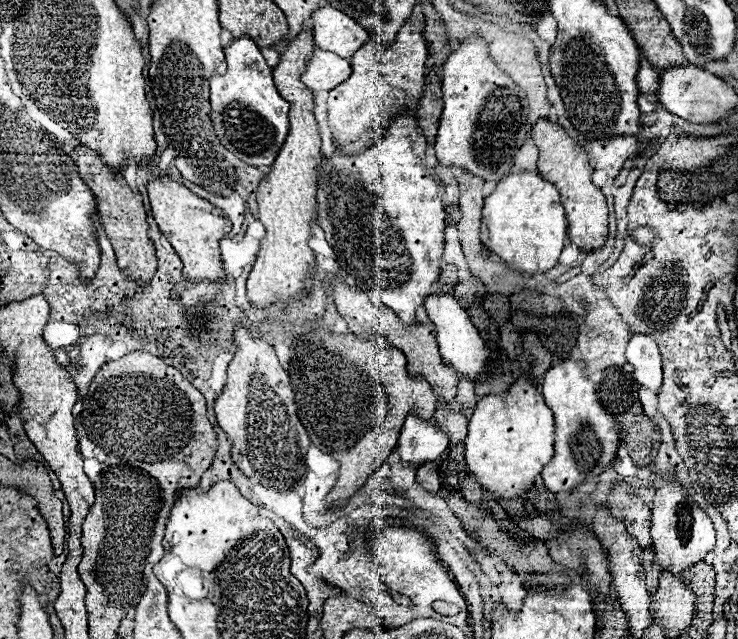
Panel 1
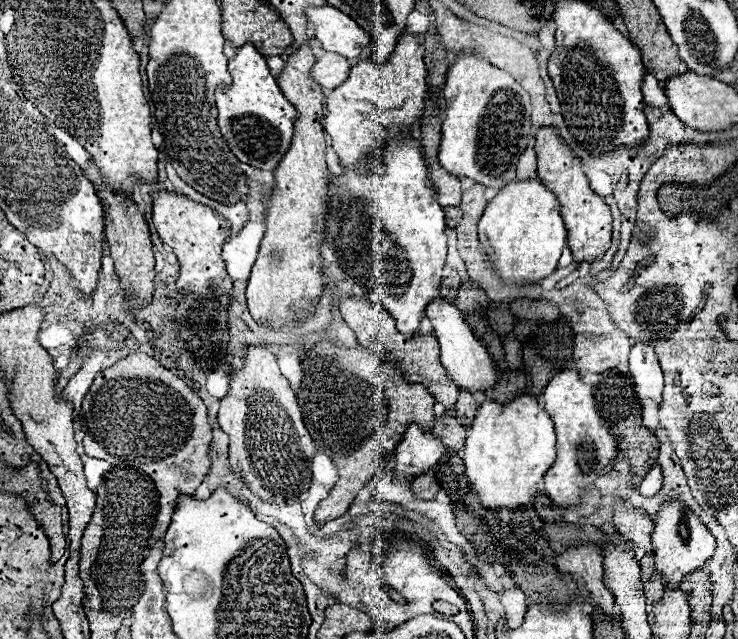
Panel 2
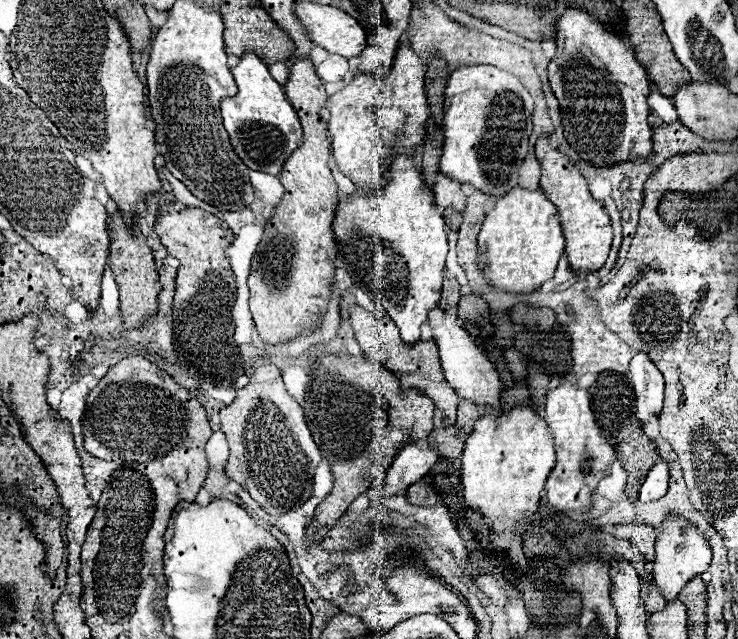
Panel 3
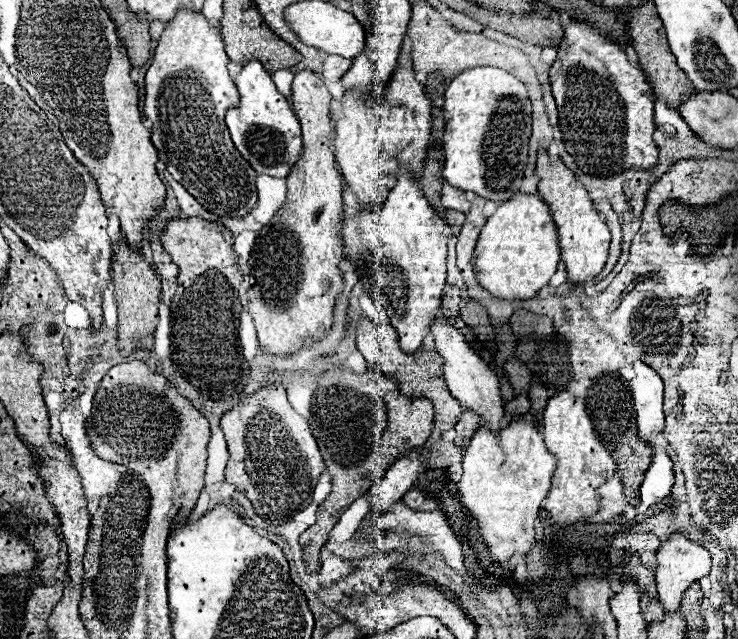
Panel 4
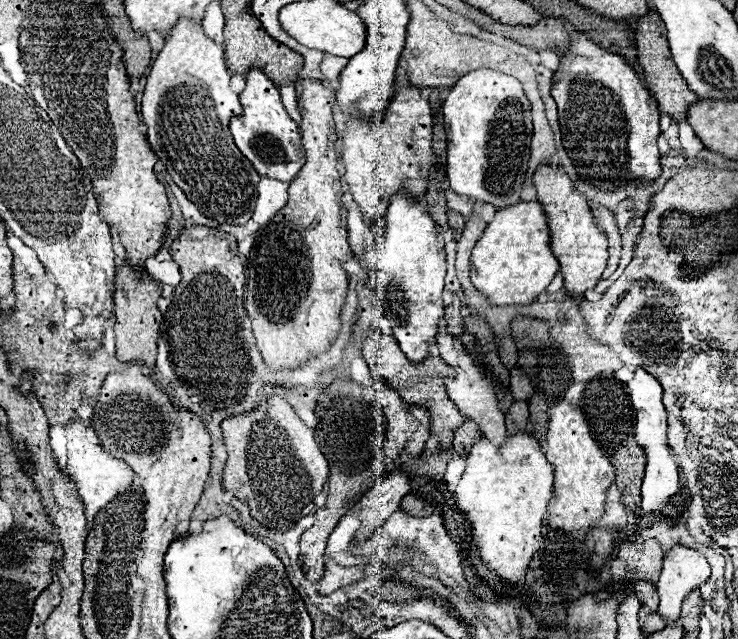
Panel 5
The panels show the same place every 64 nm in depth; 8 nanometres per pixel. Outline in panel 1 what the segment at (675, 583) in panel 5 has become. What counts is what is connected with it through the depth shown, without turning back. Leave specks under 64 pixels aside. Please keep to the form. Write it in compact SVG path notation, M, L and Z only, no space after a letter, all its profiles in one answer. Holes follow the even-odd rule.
M662 476L662 486L656 486L650 534L656 550L656 562L670 572L684 572L690 564L702 560L716 544L716 530L710 516L688 496L688 490L672 476Z

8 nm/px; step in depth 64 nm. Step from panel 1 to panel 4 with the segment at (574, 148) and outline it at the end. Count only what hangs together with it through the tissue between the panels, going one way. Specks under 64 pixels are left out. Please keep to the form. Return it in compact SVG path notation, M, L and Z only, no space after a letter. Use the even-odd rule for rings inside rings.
M540 150L536 170L540 174L538 194L550 204L554 222L558 226L558 236L562 246L560 258L562 262L566 262L568 280L572 284L586 284L592 278L596 278L606 264L608 246L610 246L610 228L604 222L602 214L598 214L598 210L594 208L580 178L560 158L552 160L546 150Z

